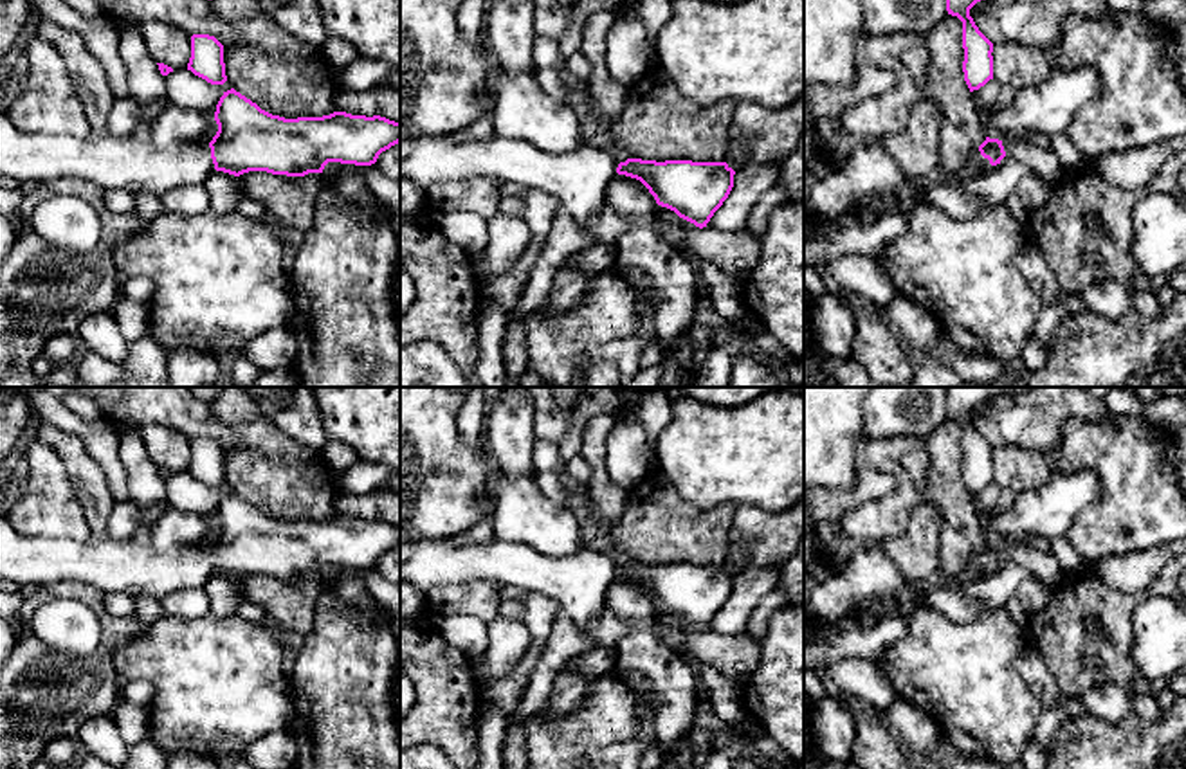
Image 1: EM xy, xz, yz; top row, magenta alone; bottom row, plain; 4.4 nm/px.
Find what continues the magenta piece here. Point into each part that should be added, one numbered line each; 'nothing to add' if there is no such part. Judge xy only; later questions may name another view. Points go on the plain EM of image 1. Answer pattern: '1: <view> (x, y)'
1: xy (112, 566)

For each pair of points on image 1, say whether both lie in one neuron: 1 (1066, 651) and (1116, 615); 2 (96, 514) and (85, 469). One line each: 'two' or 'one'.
1: one
2: one

